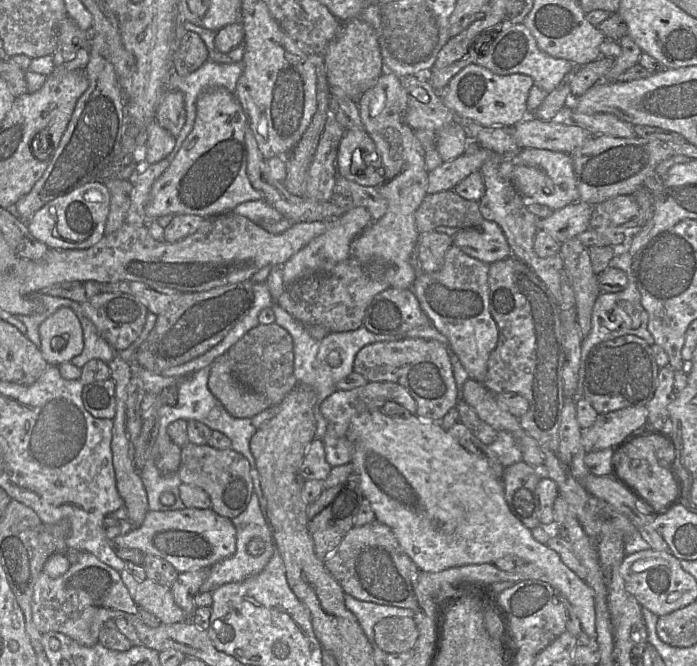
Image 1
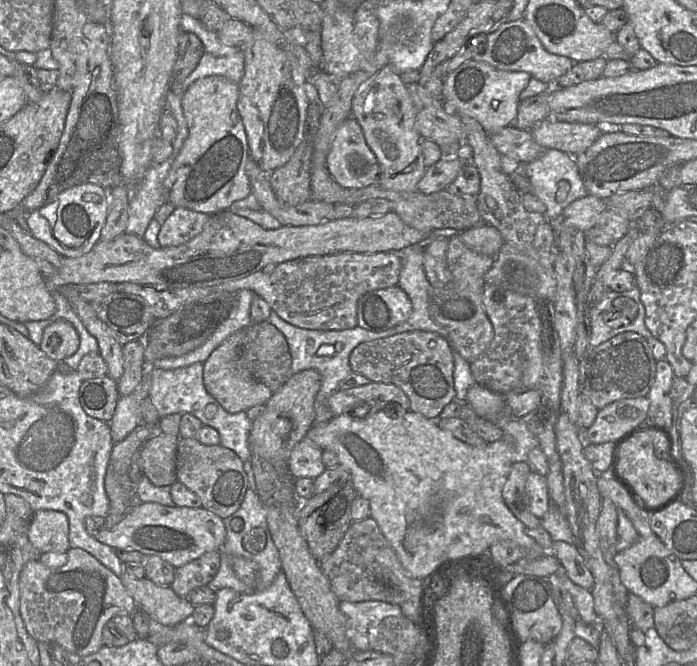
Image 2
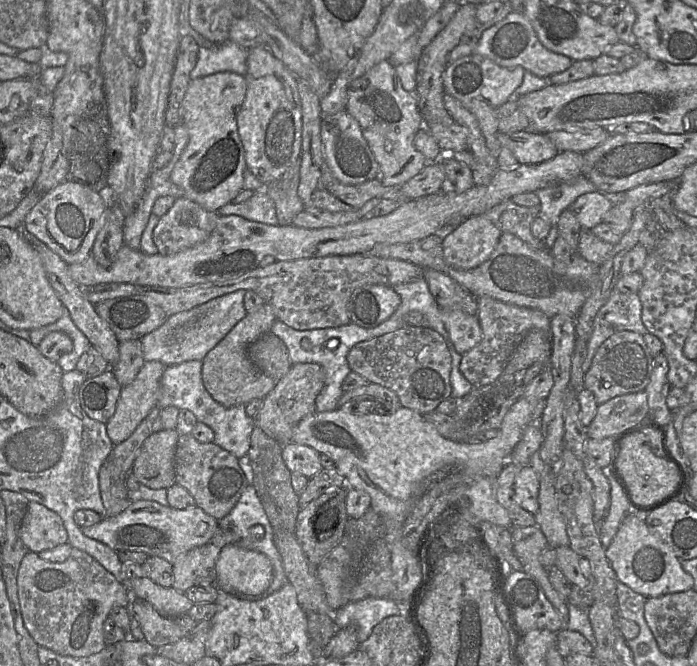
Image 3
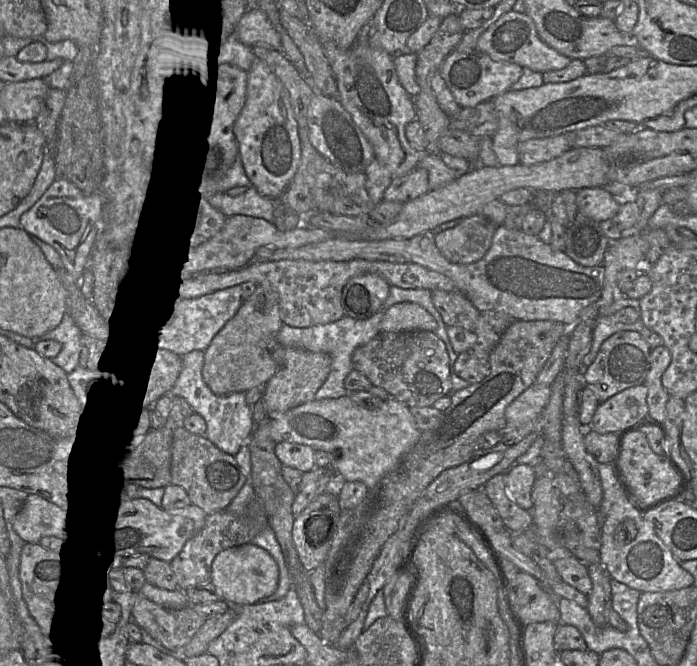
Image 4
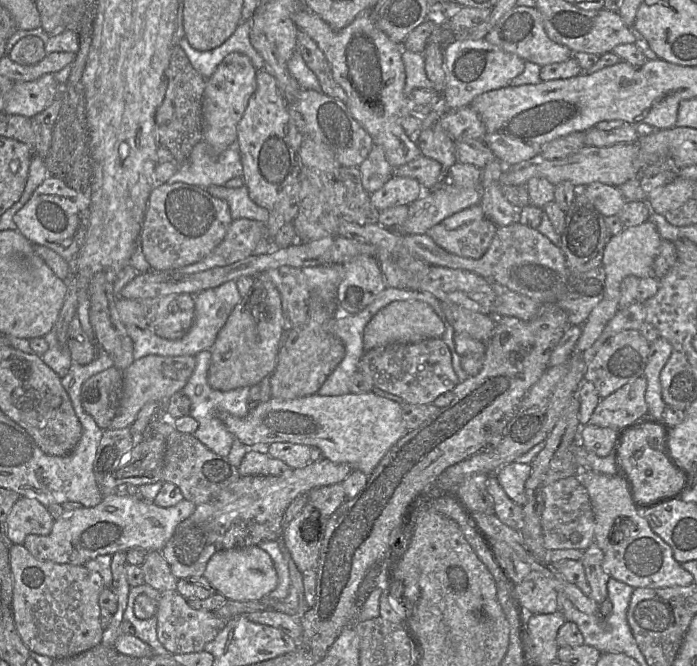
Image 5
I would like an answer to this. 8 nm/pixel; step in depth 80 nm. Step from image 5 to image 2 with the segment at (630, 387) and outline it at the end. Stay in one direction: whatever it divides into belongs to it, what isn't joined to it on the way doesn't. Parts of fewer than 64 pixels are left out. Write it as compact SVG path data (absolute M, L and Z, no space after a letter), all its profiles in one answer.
M648 396L622 399L599 409L594 423L583 429L585 444L618 442L625 434L648 423Z

